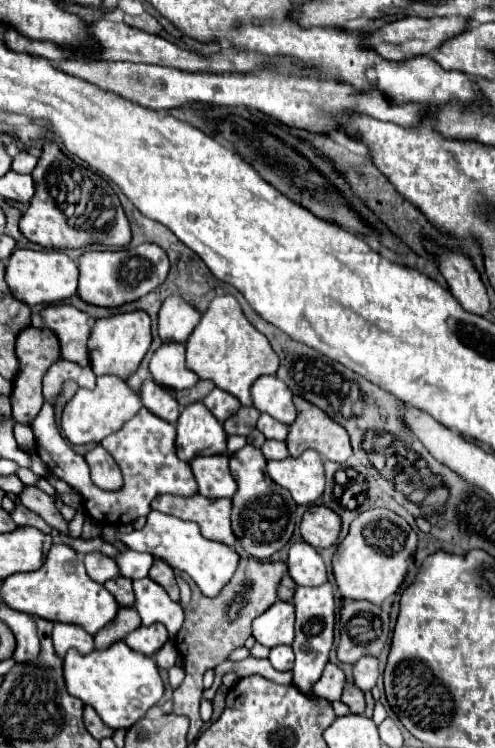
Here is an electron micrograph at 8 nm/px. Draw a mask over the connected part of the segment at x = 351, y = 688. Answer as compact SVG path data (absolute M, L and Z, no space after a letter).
M346 685L340 701L346 703L352 713L356 713L356 715L364 713L364 693L360 689L356 689L356 685Z

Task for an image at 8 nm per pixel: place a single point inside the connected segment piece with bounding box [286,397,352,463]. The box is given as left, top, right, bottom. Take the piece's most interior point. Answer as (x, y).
(313, 429)

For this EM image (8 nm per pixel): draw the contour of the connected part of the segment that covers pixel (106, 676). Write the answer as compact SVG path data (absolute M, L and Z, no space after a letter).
M118 641L104 651L96 649L88 655L70 649L64 657L64 679L68 693L82 699L86 705L92 705L100 719L112 729L130 729L152 705L160 701L164 693L154 659L130 649L124 641Z

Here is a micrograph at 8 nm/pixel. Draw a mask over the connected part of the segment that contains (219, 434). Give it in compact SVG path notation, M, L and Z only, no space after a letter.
M202 403L182 409L176 423L176 455L192 461L198 455L226 453L226 433Z

